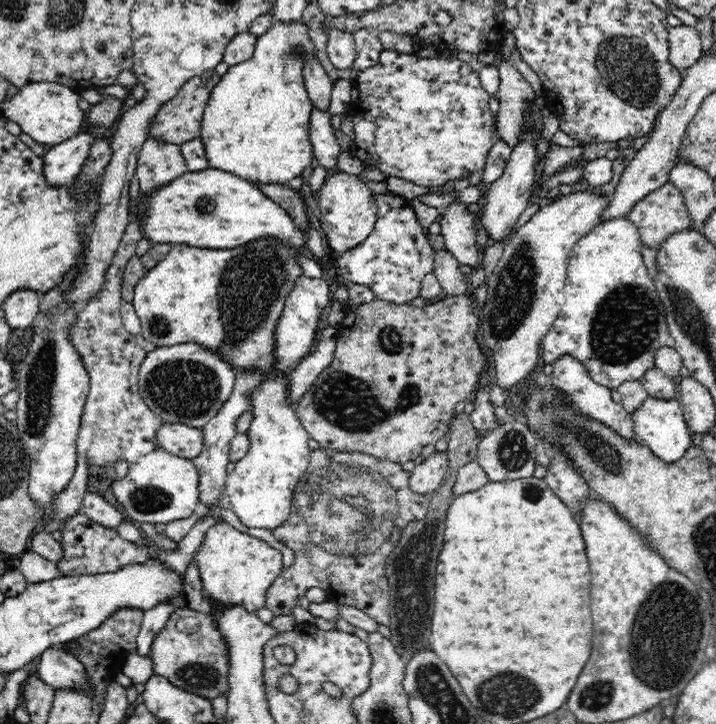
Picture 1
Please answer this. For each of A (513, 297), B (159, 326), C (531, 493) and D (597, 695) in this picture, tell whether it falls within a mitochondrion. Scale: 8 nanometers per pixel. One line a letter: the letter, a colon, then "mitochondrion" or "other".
A: mitochondrion
B: mitochondrion
C: mitochondrion
D: mitochondrion

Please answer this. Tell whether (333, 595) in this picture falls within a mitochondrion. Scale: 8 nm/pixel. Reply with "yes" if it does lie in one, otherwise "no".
no

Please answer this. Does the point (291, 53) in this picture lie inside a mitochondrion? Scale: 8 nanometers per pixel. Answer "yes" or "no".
yes

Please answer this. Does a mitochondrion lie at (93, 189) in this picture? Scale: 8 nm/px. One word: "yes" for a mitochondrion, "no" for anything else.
no

